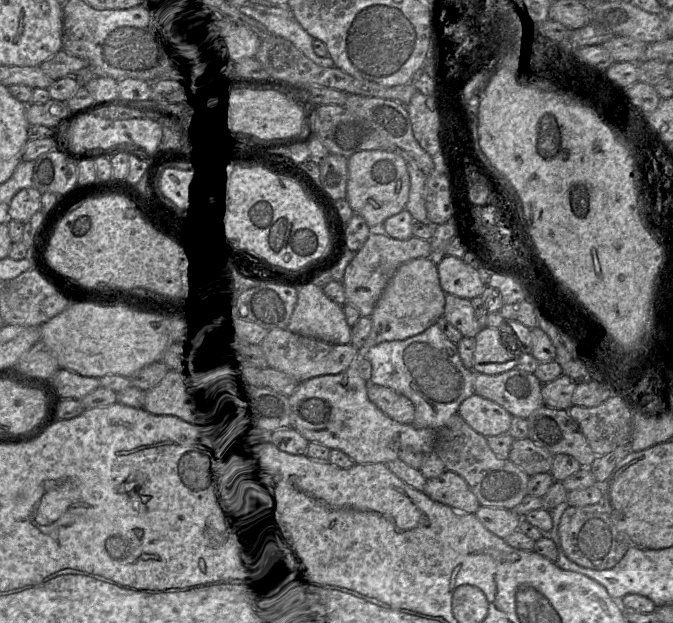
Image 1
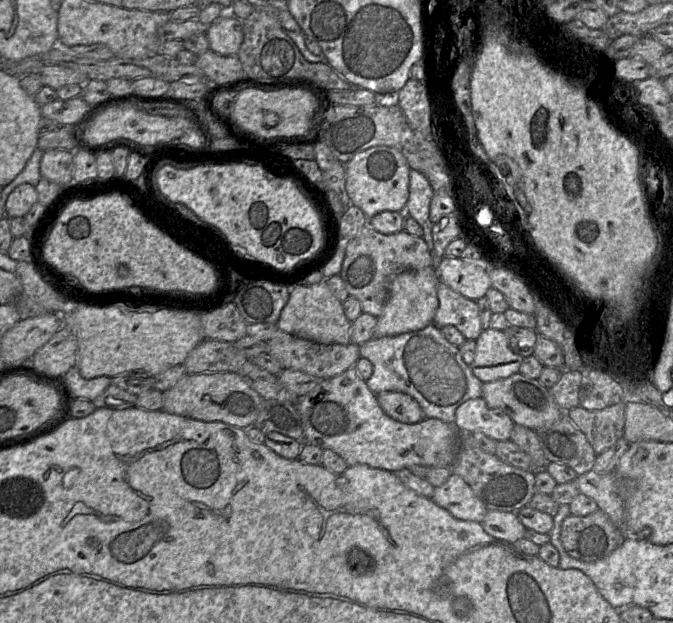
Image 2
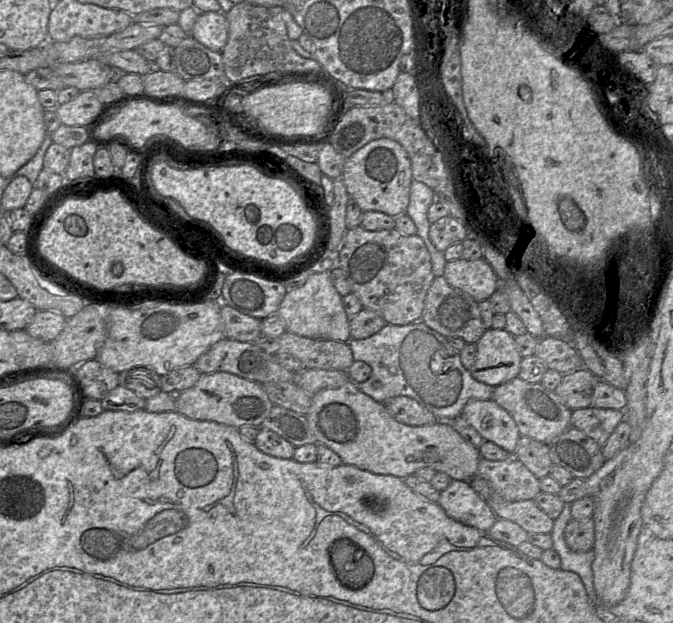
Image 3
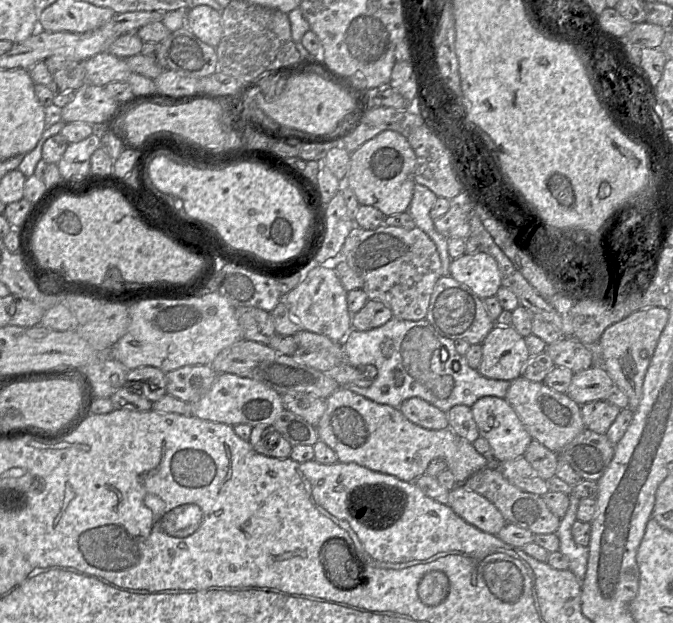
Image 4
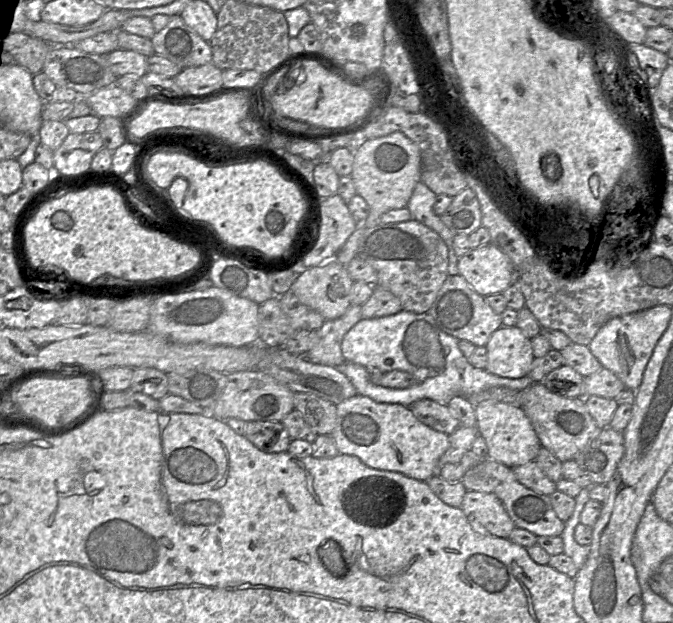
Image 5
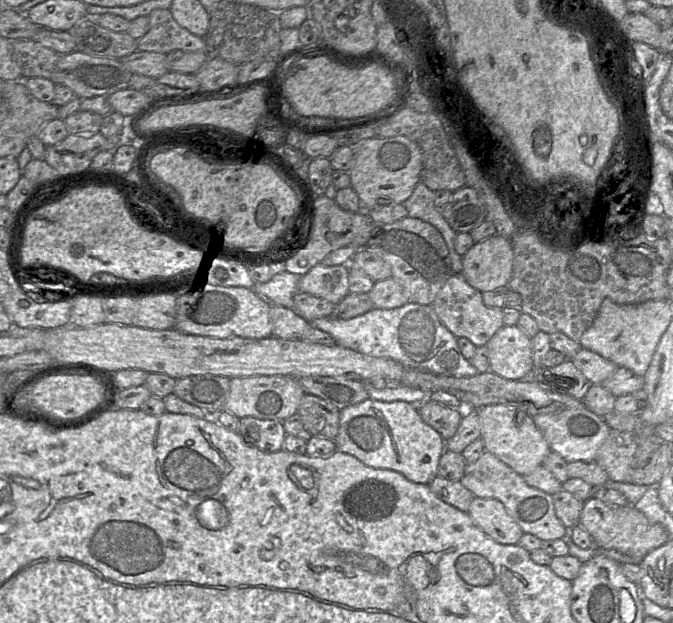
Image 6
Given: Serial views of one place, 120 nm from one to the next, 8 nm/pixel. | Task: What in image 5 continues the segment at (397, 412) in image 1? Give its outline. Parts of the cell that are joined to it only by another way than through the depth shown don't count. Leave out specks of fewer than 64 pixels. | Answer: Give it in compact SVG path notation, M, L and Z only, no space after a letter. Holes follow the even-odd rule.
M421 399L414 402L409 408L421 423L435 431L450 435L459 427L458 419L447 405L429 399Z

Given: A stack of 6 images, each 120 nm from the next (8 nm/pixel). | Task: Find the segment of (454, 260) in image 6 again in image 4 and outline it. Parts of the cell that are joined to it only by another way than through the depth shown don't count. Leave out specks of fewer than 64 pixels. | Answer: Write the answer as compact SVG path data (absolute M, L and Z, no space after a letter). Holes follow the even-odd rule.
M415 183L407 212L412 217L416 227L426 233L436 245L441 261L441 276L450 276L452 259L448 253L447 238L436 231L434 220L430 217L430 210L437 198L427 187Z

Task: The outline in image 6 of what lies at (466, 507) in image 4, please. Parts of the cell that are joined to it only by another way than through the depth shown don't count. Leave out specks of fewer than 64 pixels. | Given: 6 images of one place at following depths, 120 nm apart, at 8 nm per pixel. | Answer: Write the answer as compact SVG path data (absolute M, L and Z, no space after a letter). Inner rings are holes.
M474 497L467 513L486 535L498 543L517 544L523 534L499 500Z

